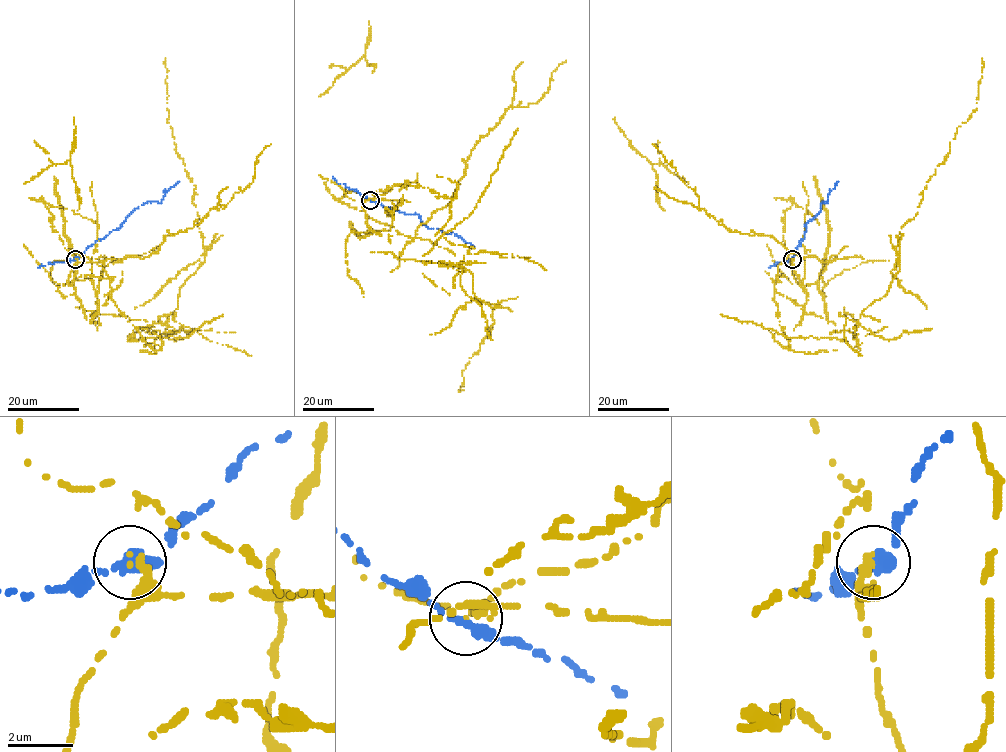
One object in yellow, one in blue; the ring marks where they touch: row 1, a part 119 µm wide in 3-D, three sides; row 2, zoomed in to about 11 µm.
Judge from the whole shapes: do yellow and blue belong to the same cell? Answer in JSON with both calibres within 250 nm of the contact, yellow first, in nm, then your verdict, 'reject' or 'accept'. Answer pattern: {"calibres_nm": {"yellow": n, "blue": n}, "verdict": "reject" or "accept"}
{"calibres_nm": {"yellow": 300, "blue": 500}, "verdict": "reject"}

